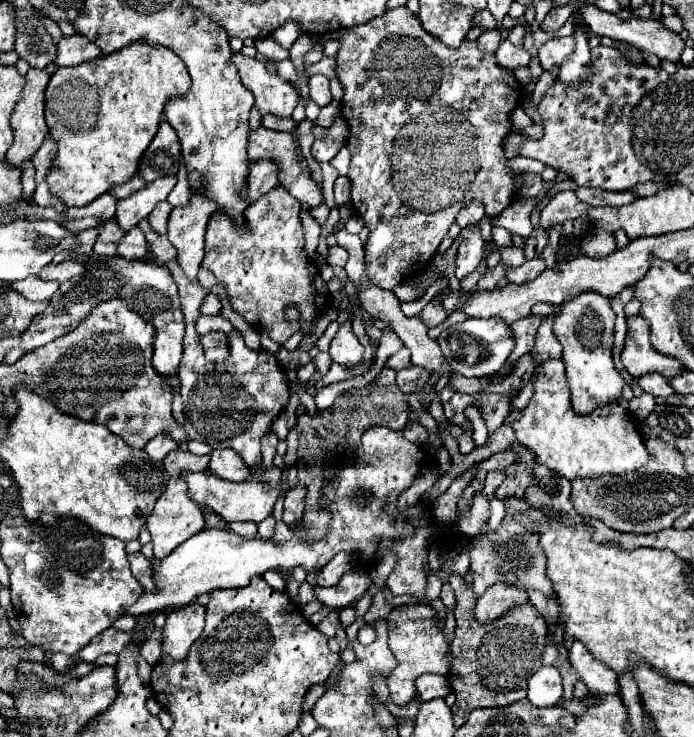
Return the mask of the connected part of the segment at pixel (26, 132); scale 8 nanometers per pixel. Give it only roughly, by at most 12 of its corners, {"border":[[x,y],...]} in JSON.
{"border":[[30,68],[10,116],[6,160],[22,166],[48,132],[44,90],[50,74]]}

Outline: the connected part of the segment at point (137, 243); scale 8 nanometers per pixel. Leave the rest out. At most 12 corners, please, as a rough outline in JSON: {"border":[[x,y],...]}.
{"border":[[138,226],[124,234],[118,256],[144,260],[150,256]]}

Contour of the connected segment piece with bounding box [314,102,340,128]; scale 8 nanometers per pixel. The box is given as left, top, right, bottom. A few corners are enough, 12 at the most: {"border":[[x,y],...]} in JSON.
{"border":[[338,102],[324,106],[314,120],[316,126],[330,126],[338,114]]}

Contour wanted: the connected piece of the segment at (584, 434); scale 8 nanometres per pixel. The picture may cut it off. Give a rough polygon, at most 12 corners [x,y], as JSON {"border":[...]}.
{"border":[[562,360],[534,370],[516,438],[564,478],[624,474],[650,452],[620,404],[570,410]]}

